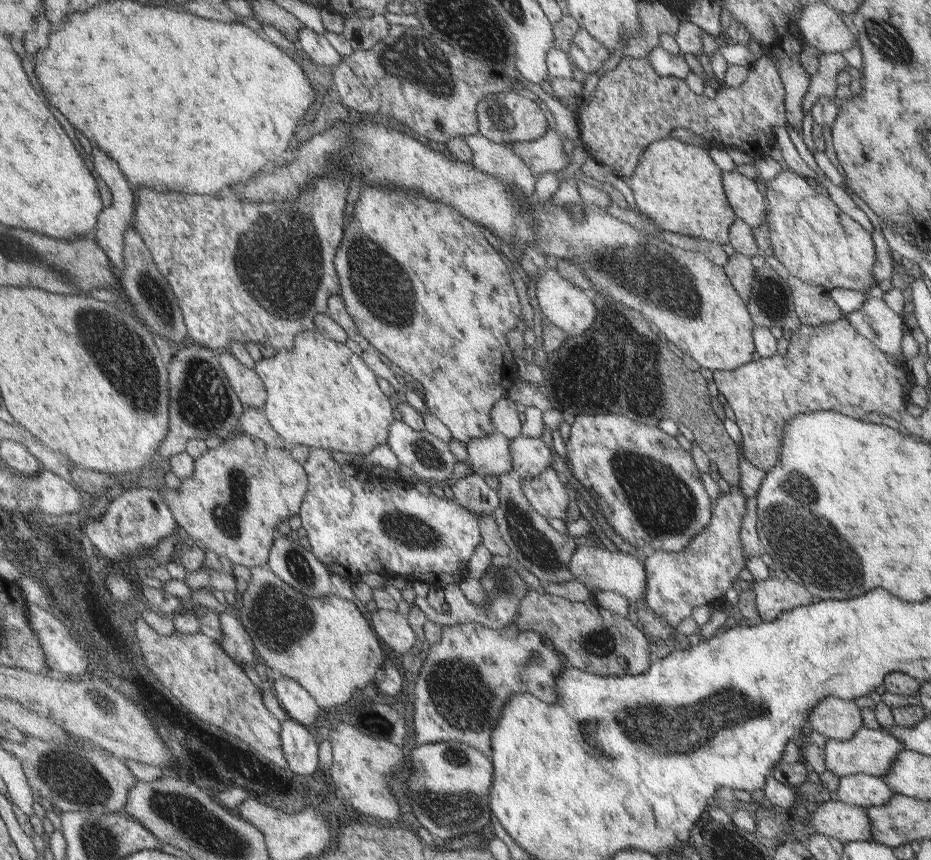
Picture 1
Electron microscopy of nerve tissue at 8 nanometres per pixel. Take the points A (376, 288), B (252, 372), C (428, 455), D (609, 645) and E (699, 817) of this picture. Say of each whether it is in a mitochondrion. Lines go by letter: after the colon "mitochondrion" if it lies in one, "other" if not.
A: mitochondrion
B: other
C: mitochondrion
D: mitochondrion
E: other

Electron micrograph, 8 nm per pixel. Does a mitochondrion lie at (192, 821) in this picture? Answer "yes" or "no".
yes

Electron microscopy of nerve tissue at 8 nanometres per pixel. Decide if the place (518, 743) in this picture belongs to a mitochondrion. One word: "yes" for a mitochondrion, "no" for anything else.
no

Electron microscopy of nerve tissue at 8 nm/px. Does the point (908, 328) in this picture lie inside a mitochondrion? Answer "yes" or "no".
no

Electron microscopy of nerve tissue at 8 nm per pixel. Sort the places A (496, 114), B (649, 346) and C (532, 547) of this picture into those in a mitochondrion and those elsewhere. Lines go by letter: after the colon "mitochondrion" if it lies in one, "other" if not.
A: mitochondrion
B: other
C: mitochondrion

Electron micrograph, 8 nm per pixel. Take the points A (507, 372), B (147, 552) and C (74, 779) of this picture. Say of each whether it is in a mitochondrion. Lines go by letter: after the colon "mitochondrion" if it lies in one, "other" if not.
A: other
B: other
C: mitochondrion

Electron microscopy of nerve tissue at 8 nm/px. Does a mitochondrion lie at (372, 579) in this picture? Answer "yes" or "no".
no

